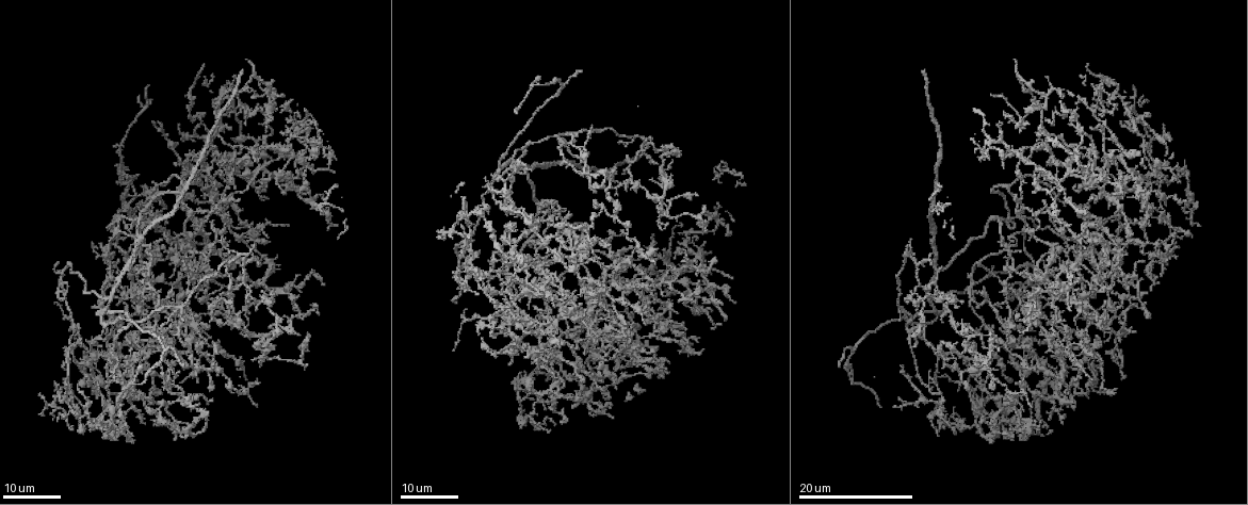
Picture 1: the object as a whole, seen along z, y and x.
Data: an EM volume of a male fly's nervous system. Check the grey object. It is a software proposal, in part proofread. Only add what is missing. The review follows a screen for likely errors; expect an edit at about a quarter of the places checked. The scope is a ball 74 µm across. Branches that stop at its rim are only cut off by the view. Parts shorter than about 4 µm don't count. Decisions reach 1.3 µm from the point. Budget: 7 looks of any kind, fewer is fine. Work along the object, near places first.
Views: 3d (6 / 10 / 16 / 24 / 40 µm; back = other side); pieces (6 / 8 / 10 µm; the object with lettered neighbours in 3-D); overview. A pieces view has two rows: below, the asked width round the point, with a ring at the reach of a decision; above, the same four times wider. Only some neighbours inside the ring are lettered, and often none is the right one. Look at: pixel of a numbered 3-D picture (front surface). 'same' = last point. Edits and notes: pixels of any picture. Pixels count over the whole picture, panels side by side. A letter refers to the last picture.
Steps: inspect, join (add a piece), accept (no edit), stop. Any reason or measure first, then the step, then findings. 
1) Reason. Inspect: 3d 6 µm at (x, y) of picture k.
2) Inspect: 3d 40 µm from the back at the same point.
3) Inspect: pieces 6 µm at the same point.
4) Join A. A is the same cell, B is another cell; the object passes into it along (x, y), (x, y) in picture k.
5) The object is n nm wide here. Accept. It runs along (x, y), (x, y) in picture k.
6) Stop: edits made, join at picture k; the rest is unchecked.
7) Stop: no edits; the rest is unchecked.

An open end. Inspect: 3d 24 µm at (207, 200) of picture 1.

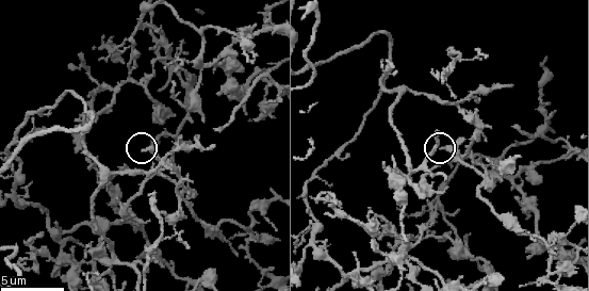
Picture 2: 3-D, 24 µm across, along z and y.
Inspect: 3d 10 µm at (441, 149) of picture 2.

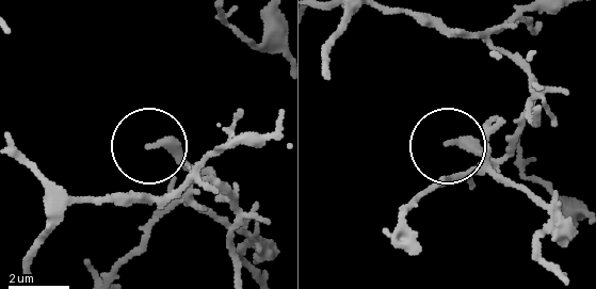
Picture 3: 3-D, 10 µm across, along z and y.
See the neighbours. Inspect: pieces 10 µm at (448, 142) of picture 3.

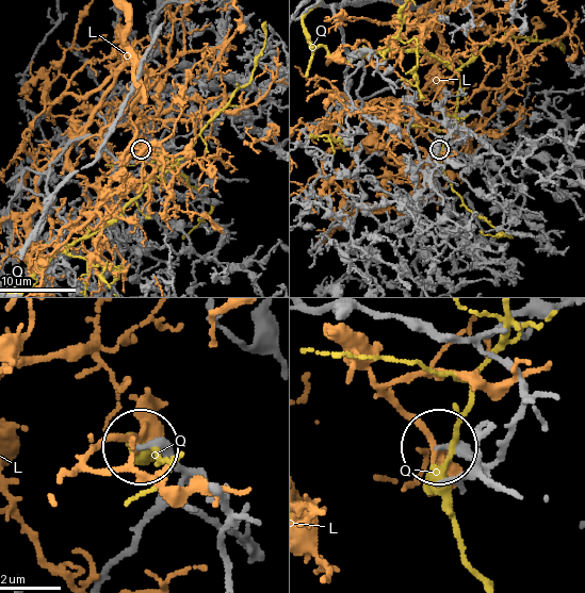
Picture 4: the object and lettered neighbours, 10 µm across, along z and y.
Accept. L and Q are other cells; it runs along (403, 315), (464, 339), (517, 390), (494, 458), (443, 450) in picture 4; none of them fits.

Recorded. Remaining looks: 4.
Tapers out. Inspect: 3d 16 µm at (289, 226) of picture 1.

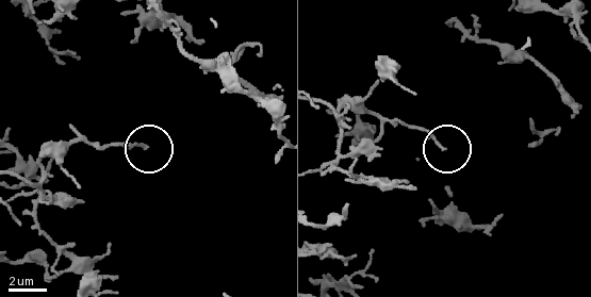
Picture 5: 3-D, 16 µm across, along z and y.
See the neighbours. Inspect: pieces 8 µm at (145, 147) of picture 5.

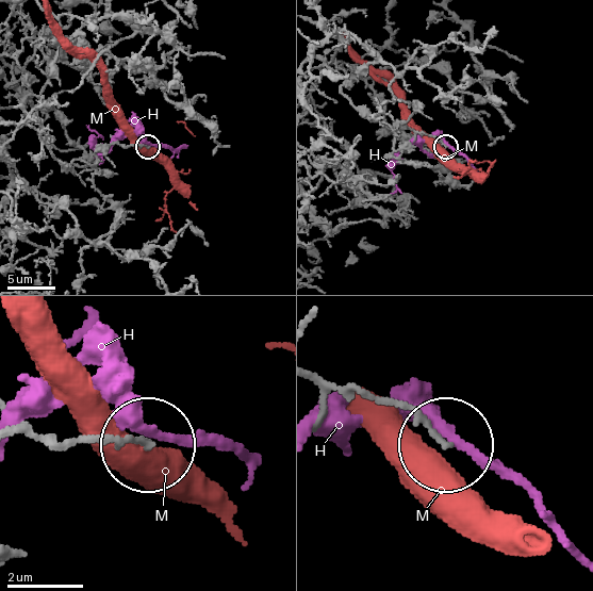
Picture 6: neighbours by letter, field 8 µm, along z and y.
Accept. H and M are other cells; it runs along (19, 431), (141, 444) in picture 6; no lettered piece goes on from it.

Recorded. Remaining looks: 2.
Thin end. Inspect: 3d 16 µm at (565, 302) of picture 1.

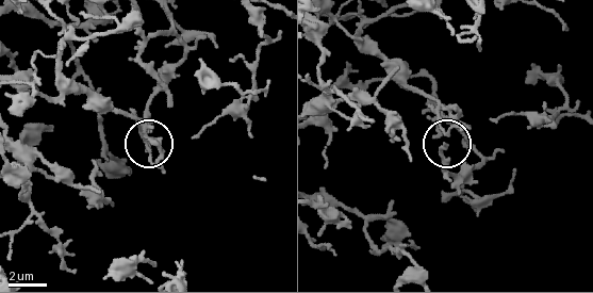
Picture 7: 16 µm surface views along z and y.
What lies round it. Inspect: pieces 6 µm at (447, 146) of picture 7.

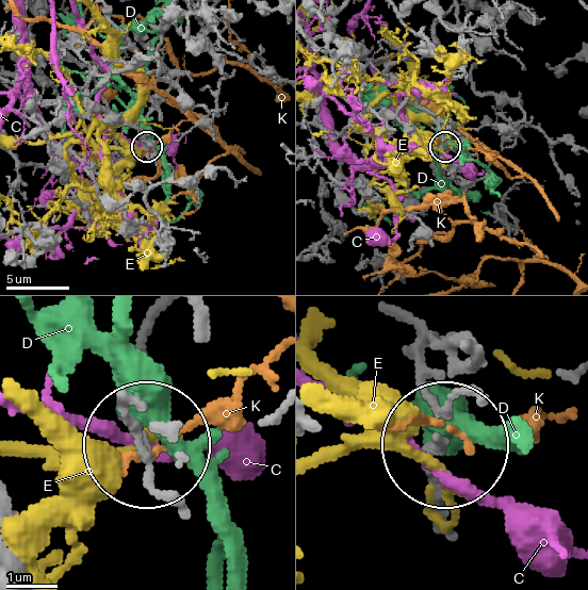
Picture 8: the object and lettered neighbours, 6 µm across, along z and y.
The object is 190 nm wide here. Accept. C, D, E and K are other cells; none of them fits.

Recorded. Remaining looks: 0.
Stop: no edits; the rest is unchecked.

